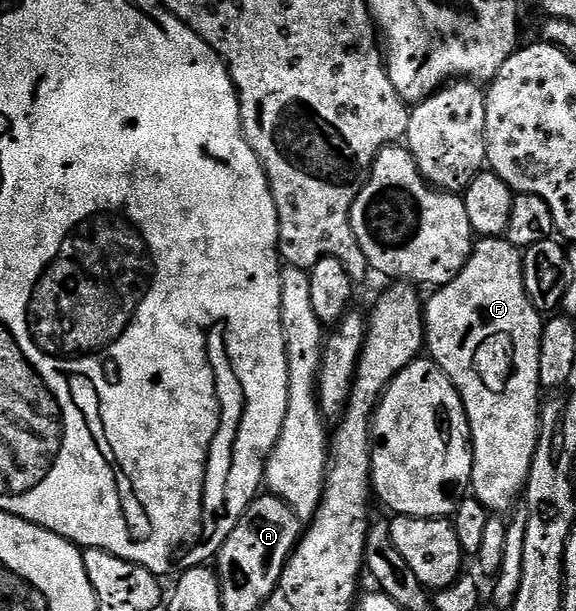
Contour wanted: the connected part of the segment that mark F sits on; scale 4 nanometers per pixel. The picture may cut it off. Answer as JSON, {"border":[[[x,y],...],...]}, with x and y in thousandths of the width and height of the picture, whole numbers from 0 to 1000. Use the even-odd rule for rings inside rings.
{"border":[[[839,388],[816,409],[807,437],[792,457],[755,471],[736,499],[738,570],[792,633],[816,694],[823,763],[816,779],[819,812],[858,843],[878,843],[894,831],[892,812],[913,799],[924,751],[934,730],[938,687],[938,548],[943,514],[922,496],[906,448],[908,409],[872,388]]]}

